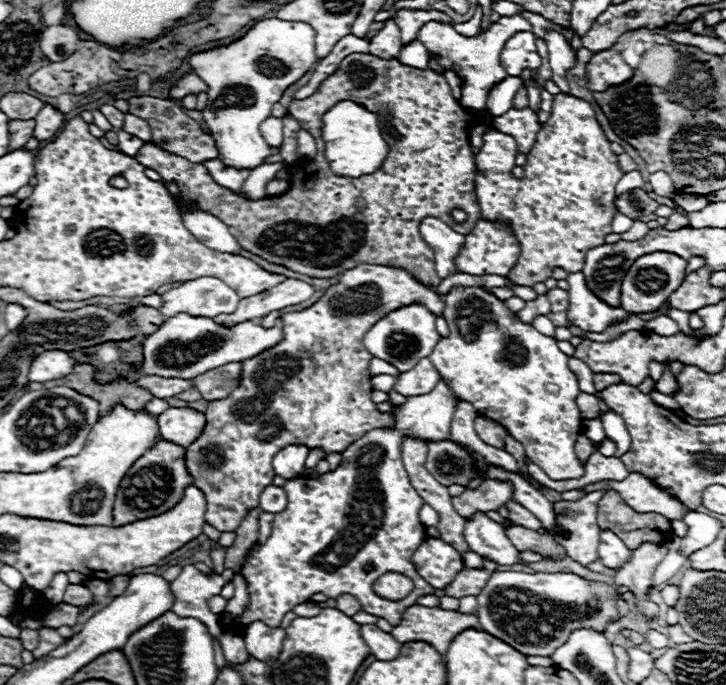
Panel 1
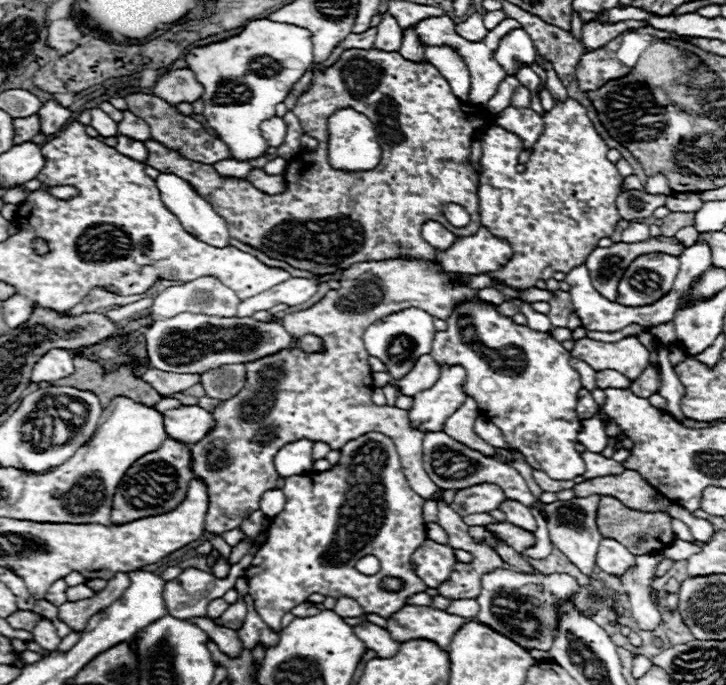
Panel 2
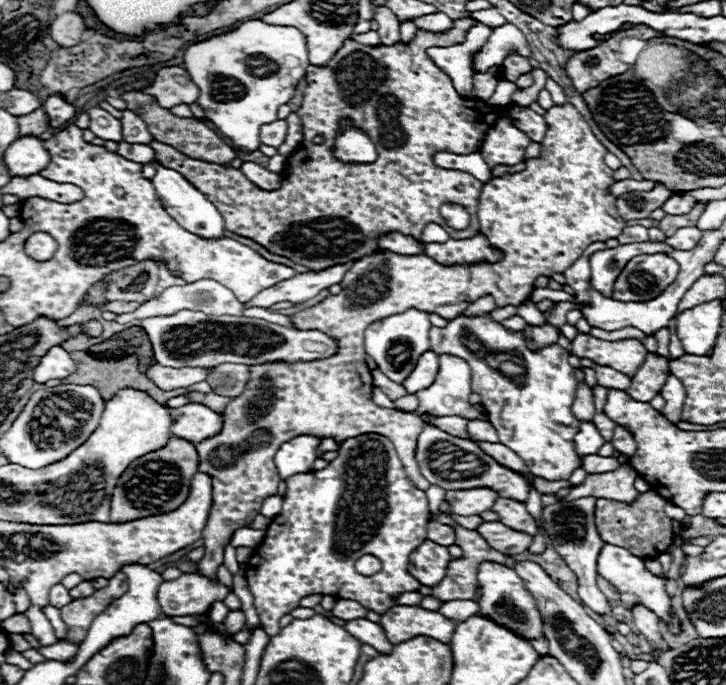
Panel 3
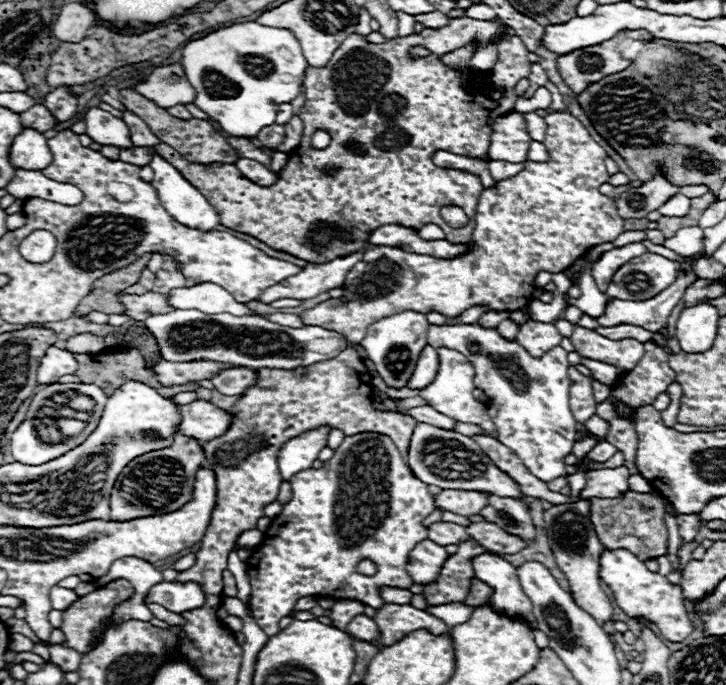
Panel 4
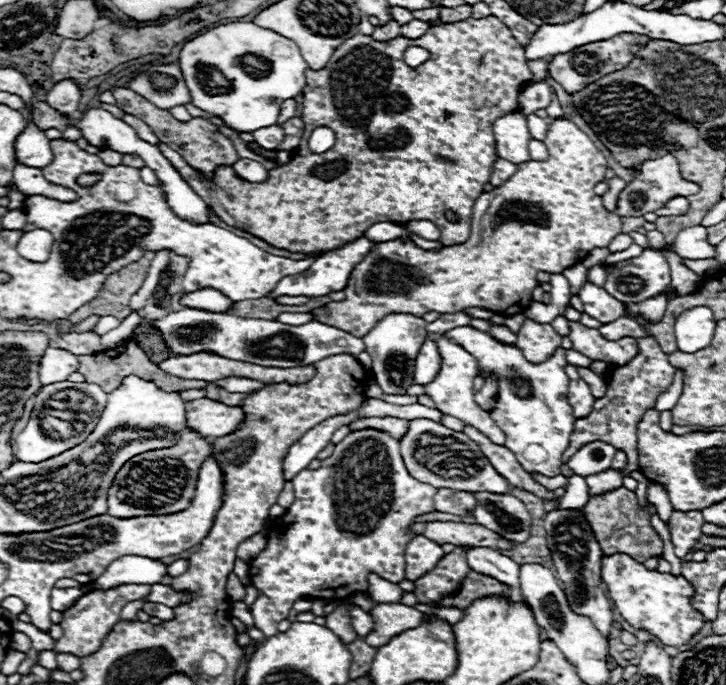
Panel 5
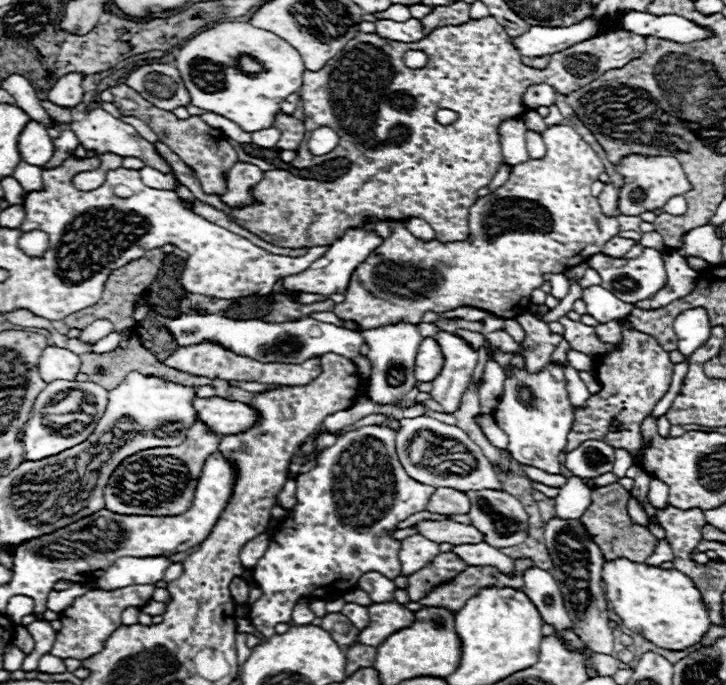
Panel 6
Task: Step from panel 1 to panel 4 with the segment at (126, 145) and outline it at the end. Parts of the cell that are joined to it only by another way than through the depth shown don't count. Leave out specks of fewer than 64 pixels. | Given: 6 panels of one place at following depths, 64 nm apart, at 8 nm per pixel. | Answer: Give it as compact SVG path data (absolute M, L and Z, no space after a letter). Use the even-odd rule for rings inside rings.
M136 146L130 150L120 150L120 160L134 166L146 166L155 152L153 147Z

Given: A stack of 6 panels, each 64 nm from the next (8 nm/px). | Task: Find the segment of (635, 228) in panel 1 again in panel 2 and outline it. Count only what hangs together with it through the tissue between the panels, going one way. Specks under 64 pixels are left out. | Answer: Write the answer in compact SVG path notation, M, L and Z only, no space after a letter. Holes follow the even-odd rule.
M632 222L624 232L622 232L622 242L640 242L640 240L646 240L650 238L650 232L648 232L648 226L646 224L638 224L638 222Z

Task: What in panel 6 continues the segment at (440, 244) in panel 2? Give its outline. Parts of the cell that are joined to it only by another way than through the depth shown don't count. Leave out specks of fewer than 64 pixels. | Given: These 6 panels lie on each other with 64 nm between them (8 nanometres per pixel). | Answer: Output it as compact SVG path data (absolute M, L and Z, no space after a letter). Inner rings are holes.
M408 218L408 220L404 220L404 224L406 224L406 228L408 228L414 236L420 236L420 238L424 238L424 240L432 240L432 238L434 238L432 226L430 226L428 222L420 220L420 218Z

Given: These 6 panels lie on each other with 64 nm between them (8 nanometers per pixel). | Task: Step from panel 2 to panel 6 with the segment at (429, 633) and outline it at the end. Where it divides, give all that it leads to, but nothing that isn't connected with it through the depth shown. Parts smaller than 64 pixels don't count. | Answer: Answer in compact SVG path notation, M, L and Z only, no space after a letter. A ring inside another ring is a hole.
M384 602L384 604L370 604L368 606L370 624L368 624L368 628L360 630L360 634L356 636L356 642L376 648L392 632L412 624L414 612L410 612L402 606L386 606L386 604L398 604L398 602Z

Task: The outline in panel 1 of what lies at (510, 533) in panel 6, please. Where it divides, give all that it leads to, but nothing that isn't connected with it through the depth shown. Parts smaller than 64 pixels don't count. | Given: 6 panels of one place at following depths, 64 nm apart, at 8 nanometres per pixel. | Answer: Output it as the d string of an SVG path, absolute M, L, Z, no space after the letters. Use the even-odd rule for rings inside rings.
M510 500L510 502L504 504L504 506L508 508L508 520L510 520L512 524L524 526L524 528L528 528L528 530L540 530L540 528L542 528L542 522L540 522L530 510L526 510L524 506L520 506L518 502Z

